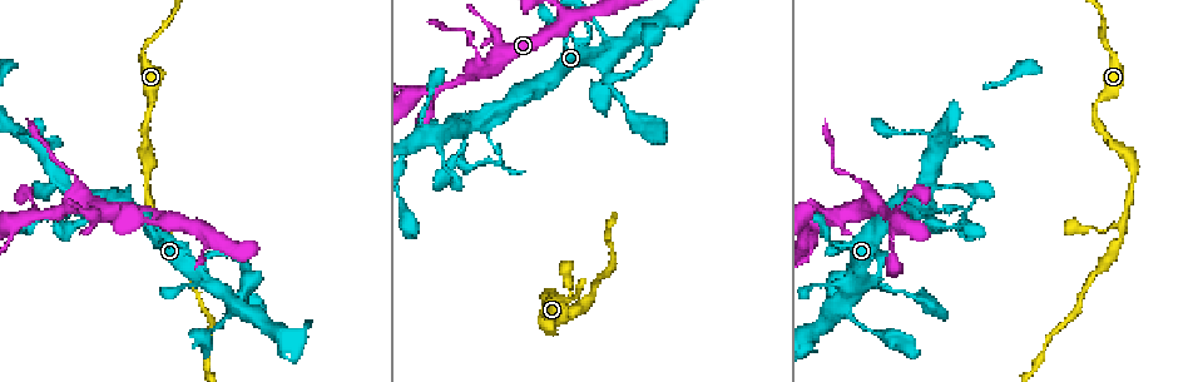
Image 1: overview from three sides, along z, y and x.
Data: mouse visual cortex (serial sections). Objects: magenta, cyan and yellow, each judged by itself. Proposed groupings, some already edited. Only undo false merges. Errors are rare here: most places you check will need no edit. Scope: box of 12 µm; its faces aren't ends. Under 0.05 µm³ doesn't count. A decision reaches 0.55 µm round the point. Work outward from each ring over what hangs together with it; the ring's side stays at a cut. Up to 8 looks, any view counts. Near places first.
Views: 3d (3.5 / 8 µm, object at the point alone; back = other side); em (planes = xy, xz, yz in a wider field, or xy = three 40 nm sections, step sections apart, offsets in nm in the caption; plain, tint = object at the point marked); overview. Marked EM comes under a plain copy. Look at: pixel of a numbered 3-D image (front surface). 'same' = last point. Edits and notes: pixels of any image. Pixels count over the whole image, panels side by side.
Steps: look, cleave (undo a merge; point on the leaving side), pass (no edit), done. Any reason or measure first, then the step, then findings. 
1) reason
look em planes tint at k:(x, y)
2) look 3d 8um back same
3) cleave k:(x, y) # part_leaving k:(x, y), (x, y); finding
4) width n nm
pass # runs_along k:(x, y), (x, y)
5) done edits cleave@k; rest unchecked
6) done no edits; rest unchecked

two arms in line, one across
look 3d 3.5um at 1:(563, 317)

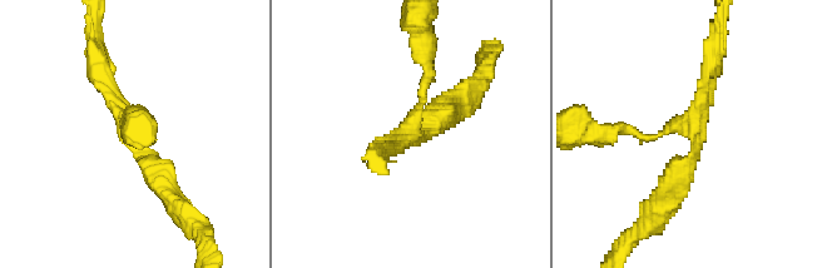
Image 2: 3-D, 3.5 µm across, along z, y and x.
arms 3; arm_widths 150, 200, 250 nm
look em xy step 5 tint at 2:(695, 120)

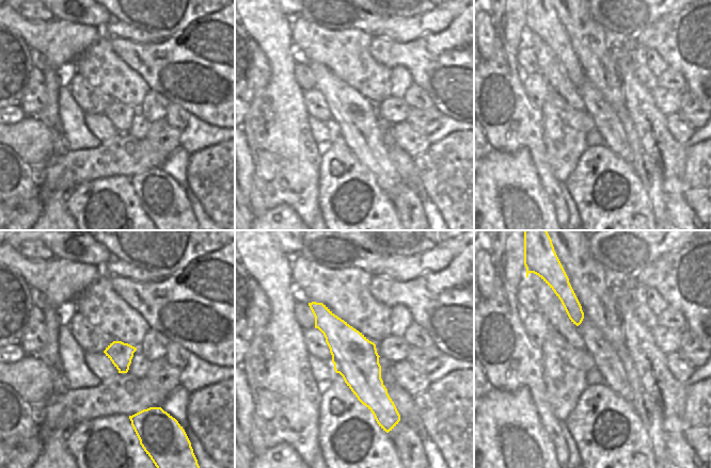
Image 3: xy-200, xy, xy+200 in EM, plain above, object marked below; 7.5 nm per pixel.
pass # runs_along 2:(94, 51), (110, 98), (168, 190); all the same cell

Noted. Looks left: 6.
look 3d 3.5um at 1:(936, 209)

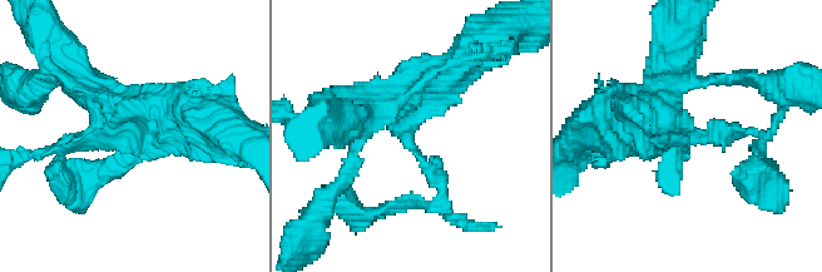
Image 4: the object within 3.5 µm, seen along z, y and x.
arm_widths 150, 450 nm
look em xy step 3 tint at 4:(408, 132)

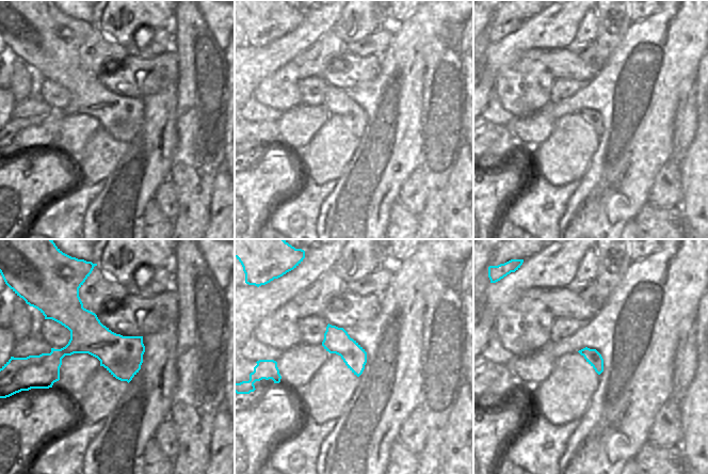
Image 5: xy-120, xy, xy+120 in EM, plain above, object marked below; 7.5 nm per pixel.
pass # runs_along 4:(630, 112), (659, 136), (762, 136); one cell here

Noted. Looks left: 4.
side arm on a straight run
look 3d 8um at 1:(876, 208)

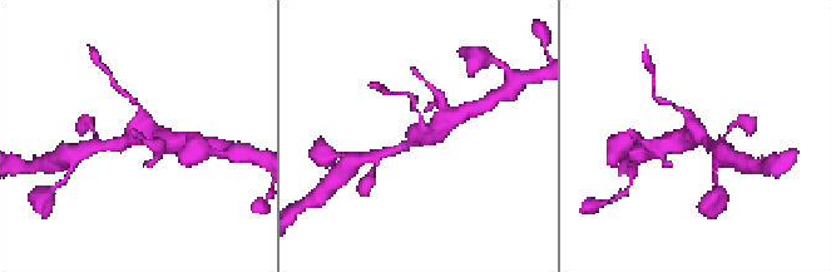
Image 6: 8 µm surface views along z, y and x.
look 3d 3.5um at 6:(699, 138)

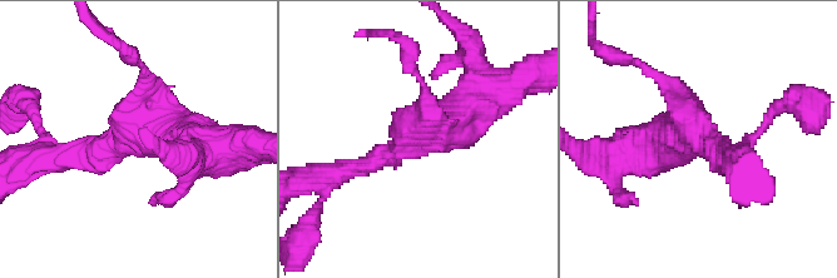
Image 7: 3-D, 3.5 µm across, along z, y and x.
look em xy step 1 tint at 7:(420, 135)

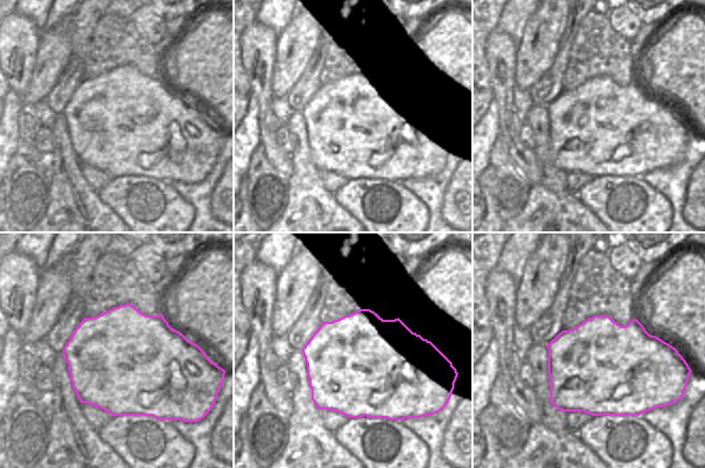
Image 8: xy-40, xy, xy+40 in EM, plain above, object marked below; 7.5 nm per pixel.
pass # continuous, no second cell

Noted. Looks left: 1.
done no edits; rest unchecked

